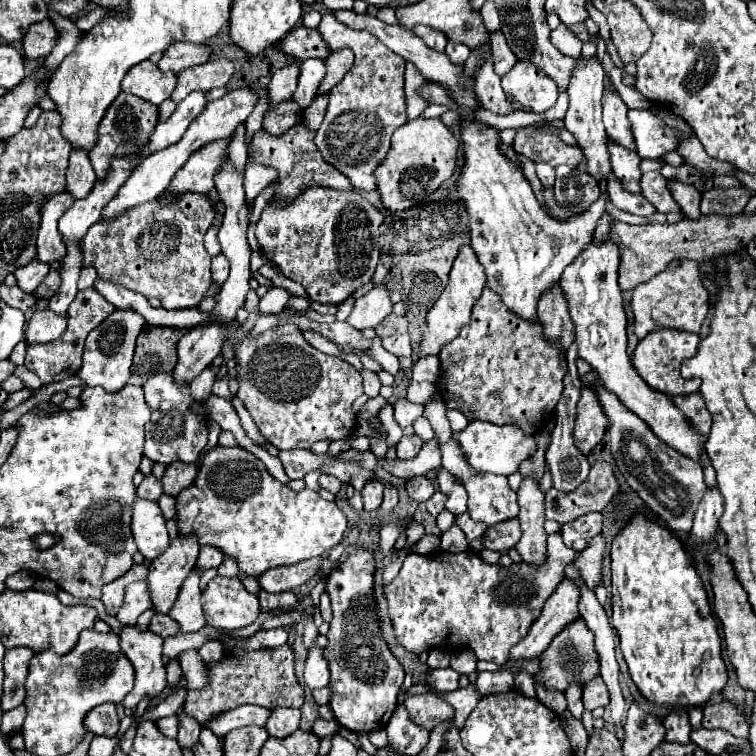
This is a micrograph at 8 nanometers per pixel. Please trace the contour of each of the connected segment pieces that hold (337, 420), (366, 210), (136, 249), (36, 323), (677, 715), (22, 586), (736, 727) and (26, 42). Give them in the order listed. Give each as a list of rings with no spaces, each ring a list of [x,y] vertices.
[[[283,324],[279,328],[273,328],[257,340],[243,340],[237,346],[235,360],[239,376],[245,378],[245,382],[239,384],[237,396],[245,402],[261,436],[277,450],[309,450],[311,444],[319,440],[335,442],[355,434],[353,430],[357,426],[357,414],[353,412],[353,402],[363,394],[361,374],[351,364],[335,356],[327,356],[307,344],[303,332],[299,332],[295,324]]]
[[[311,186],[287,208],[267,206],[255,234],[267,260],[287,278],[303,284],[309,298],[323,304],[341,304],[373,278],[379,262],[381,222],[381,210],[359,192]]]
[[[185,194],[179,200],[169,204],[147,202],[135,206],[115,220],[103,220],[93,224],[81,240],[83,266],[93,266],[99,278],[109,282],[119,282],[127,290],[139,292],[145,298],[157,298],[165,310],[185,310],[197,308],[211,284],[211,254],[203,246],[203,236],[209,230],[215,218],[215,210],[207,196],[203,194]]]
[[[49,308],[45,310],[35,310],[33,318],[27,324],[25,338],[29,344],[37,342],[51,342],[57,340],[67,328],[67,314],[57,314],[51,312]]]
[[[673,708],[665,720],[663,726],[667,728],[665,740],[667,742],[677,742],[677,744],[689,744],[689,734],[691,734],[691,724],[685,708]]]
[[[17,572],[13,576],[7,578],[7,588],[15,588],[15,590],[27,590],[35,584],[35,574],[29,574],[29,572]]]
[[[719,702],[713,706],[705,706],[703,714],[703,728],[721,728],[737,738],[749,738],[749,726],[745,722],[745,716],[739,714],[733,704]]]
[[[49,18],[33,24],[27,34],[23,36],[23,52],[27,60],[39,60],[45,58],[51,48],[57,44],[57,28],[53,26],[53,22]]]

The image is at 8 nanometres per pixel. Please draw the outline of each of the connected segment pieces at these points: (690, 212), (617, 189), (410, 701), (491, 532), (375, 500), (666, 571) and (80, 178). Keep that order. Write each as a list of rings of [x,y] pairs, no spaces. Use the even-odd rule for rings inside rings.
[[[675,182],[675,184],[667,184],[673,200],[681,206],[681,210],[689,216],[689,218],[699,218],[699,202],[701,202],[701,192],[691,186],[691,184],[683,184],[683,182]]]
[[[613,174],[607,180],[607,188],[609,188],[609,198],[611,198],[611,202],[617,208],[621,208],[621,210],[625,210],[629,214],[637,214],[637,216],[651,216],[651,214],[655,214],[655,206],[653,204],[649,204],[643,196],[627,192],[623,188],[623,184]]]
[[[417,694],[417,696],[409,696],[405,702],[405,708],[411,716],[411,720],[423,728],[427,728],[429,732],[439,724],[439,722],[445,722],[445,720],[451,720],[455,710],[453,706],[443,700],[441,696],[437,694]]]
[[[507,520],[507,522],[499,522],[495,526],[491,526],[485,532],[483,538],[483,548],[487,550],[499,550],[499,552],[507,552],[511,550],[521,538],[521,528],[519,528],[519,520]]]
[[[379,480],[365,484],[365,488],[361,492],[363,494],[363,508],[365,510],[377,510],[381,500],[383,500],[383,490],[385,490],[385,486]]]
[[[639,514],[639,516],[633,516],[623,528],[621,532],[613,538],[613,544],[611,544],[611,574],[613,574],[613,616],[611,616],[611,624],[615,626],[617,634],[619,634],[619,640],[621,640],[621,650],[623,650],[623,656],[629,664],[629,674],[633,678],[633,682],[637,684],[637,688],[641,690],[641,694],[655,702],[655,704],[671,704],[671,706],[699,706],[703,702],[707,702],[713,694],[721,692],[721,688],[725,686],[727,682],[727,670],[725,670],[725,664],[723,664],[723,658],[721,658],[721,638],[717,634],[717,622],[711,614],[711,606],[709,606],[709,600],[707,600],[707,592],[703,588],[703,582],[701,578],[697,576],[695,572],[695,566],[693,566],[693,560],[687,556],[683,544],[679,538],[675,538],[671,534],[671,530],[667,526],[661,526],[659,522],[647,518],[645,514]]]
[[[73,150],[69,156],[69,168],[67,168],[67,186],[65,190],[75,198],[87,196],[91,192],[91,184],[95,184],[95,172],[91,168],[89,156],[85,150]]]

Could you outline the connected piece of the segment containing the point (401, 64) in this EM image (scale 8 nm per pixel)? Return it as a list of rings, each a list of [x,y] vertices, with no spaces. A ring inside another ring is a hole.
[[[331,12],[323,14],[319,32],[332,52],[351,48],[355,52],[355,62],[345,78],[329,92],[327,114],[321,128],[317,130],[315,144],[323,158],[351,180],[353,188],[365,192],[377,190],[373,172],[385,160],[395,128],[407,122],[403,92],[405,61],[379,44],[379,40],[375,40],[375,36],[371,36],[369,32],[347,28],[345,24],[335,20]]]

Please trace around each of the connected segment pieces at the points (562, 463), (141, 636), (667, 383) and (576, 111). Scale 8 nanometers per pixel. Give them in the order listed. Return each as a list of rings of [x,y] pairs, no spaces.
[[[571,344],[571,348],[567,348],[567,364],[569,364],[569,370],[565,374],[565,390],[563,390],[563,396],[557,404],[557,410],[555,410],[555,420],[557,420],[557,426],[551,434],[551,446],[545,454],[545,460],[549,464],[549,470],[551,470],[551,476],[553,476],[553,488],[561,490],[561,492],[573,492],[583,480],[587,480],[587,474],[589,474],[589,462],[587,458],[575,448],[573,444],[573,426],[575,426],[575,406],[581,398],[581,380],[579,380],[579,374],[577,374],[577,358],[579,354],[575,352],[575,344]]]
[[[123,626],[121,650],[135,668],[135,688],[123,700],[125,708],[135,708],[143,698],[155,700],[167,686],[165,666],[161,662],[163,638],[153,632],[139,632],[135,626]]]
[[[659,328],[659,332],[649,332],[643,340],[639,340],[635,352],[633,352],[633,366],[637,374],[655,390],[667,394],[667,396],[677,396],[677,394],[693,394],[699,390],[701,380],[691,378],[685,380],[679,374],[681,362],[685,358],[695,356],[699,344],[699,336],[693,332],[675,332],[675,328]]]
[[[577,58],[577,68],[569,84],[569,110],[565,116],[565,128],[575,136],[577,146],[587,158],[587,172],[597,180],[607,180],[607,172],[613,172],[611,160],[607,156],[607,136],[601,122],[601,94],[603,94],[603,68],[597,58],[583,60]]]

